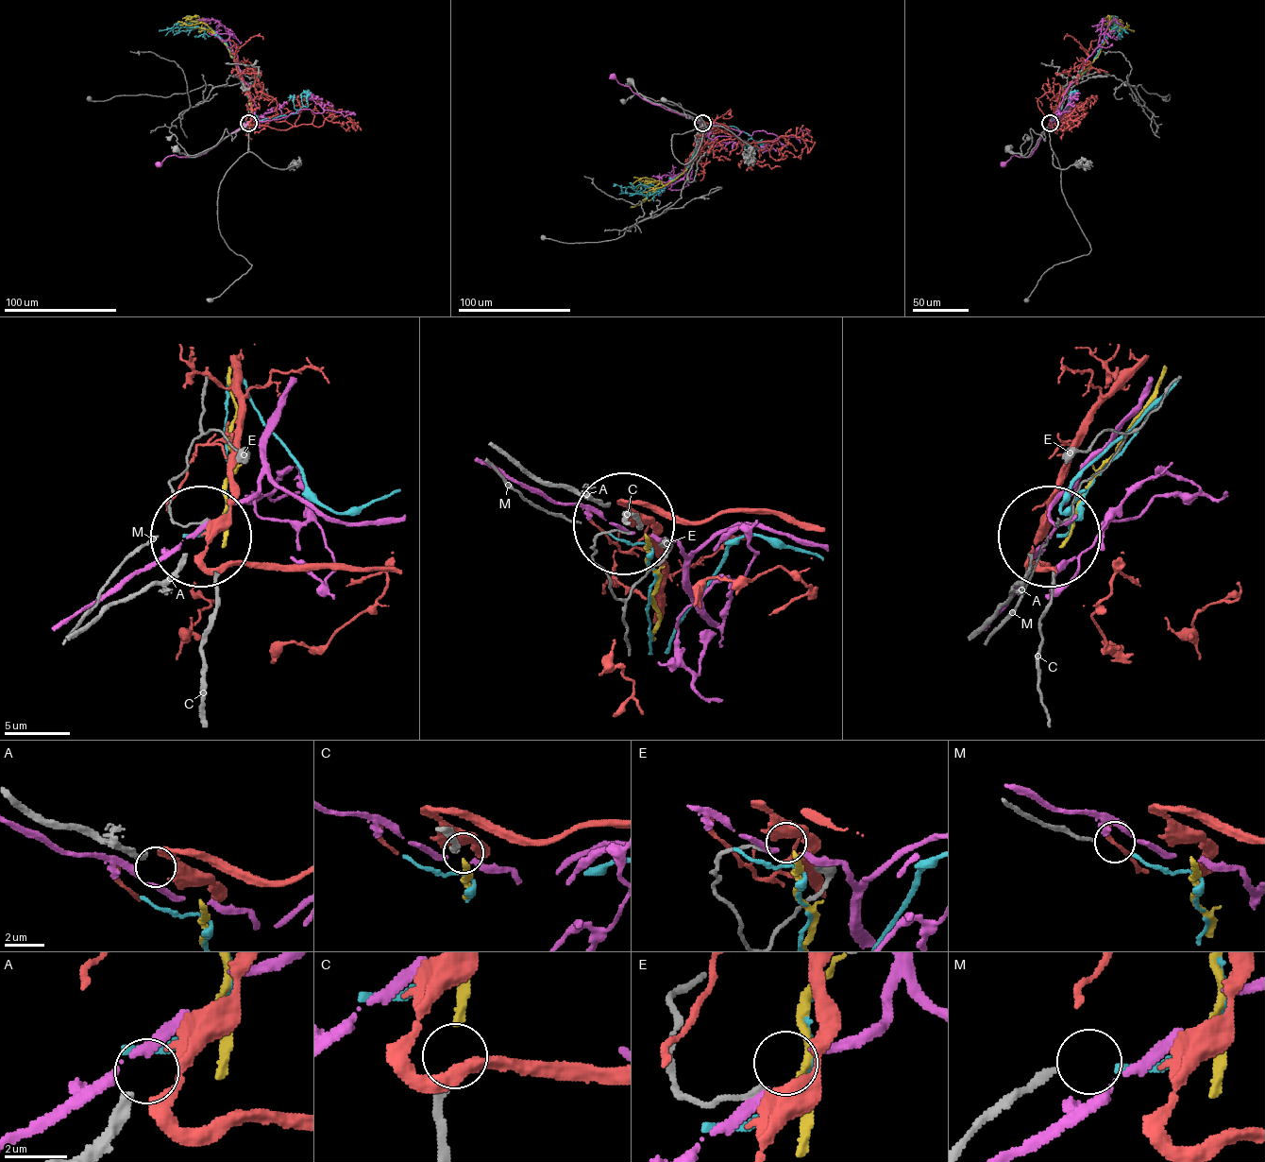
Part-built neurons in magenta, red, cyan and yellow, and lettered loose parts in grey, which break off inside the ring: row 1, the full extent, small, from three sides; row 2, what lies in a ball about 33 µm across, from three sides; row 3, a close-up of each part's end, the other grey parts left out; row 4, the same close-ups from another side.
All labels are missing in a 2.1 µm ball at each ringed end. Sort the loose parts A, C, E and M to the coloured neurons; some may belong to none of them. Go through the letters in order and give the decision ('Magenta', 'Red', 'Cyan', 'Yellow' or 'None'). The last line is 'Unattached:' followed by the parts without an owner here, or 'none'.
A: Red
C: Yellow
E: None
M: Cyan
Unattached: E

